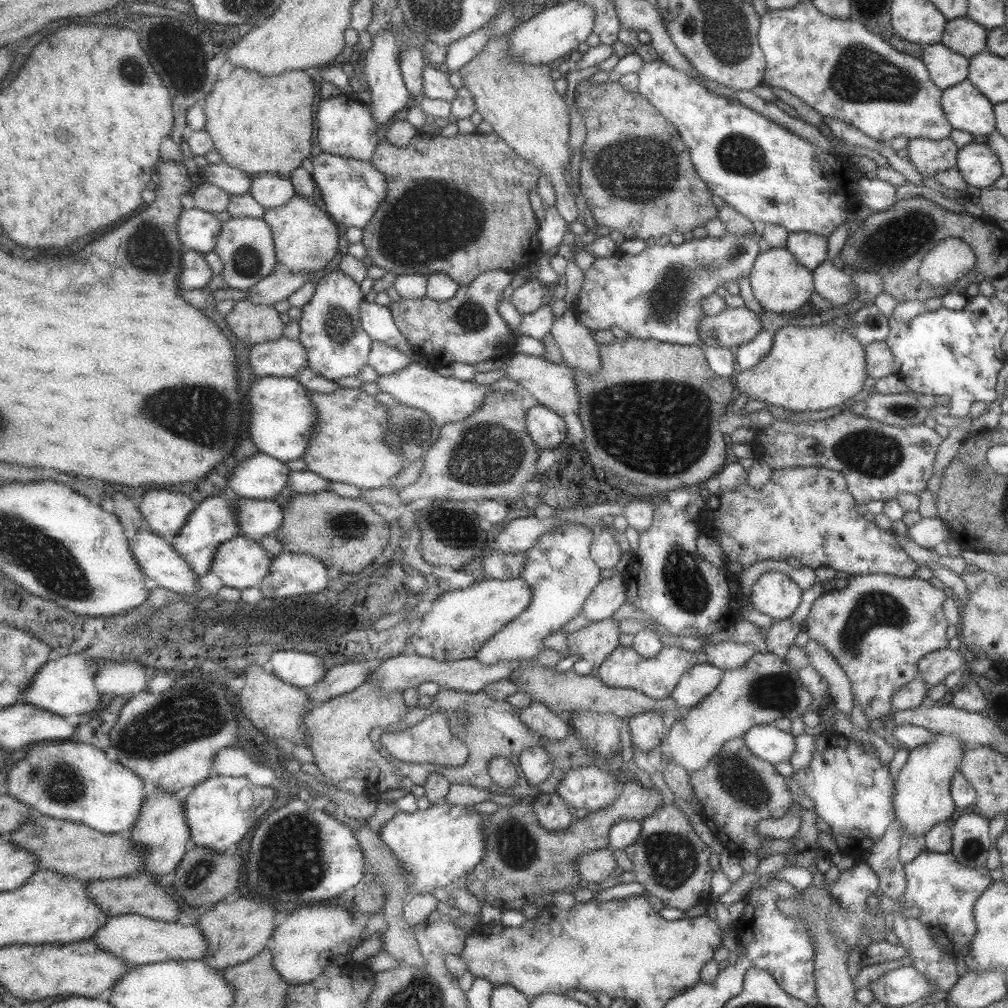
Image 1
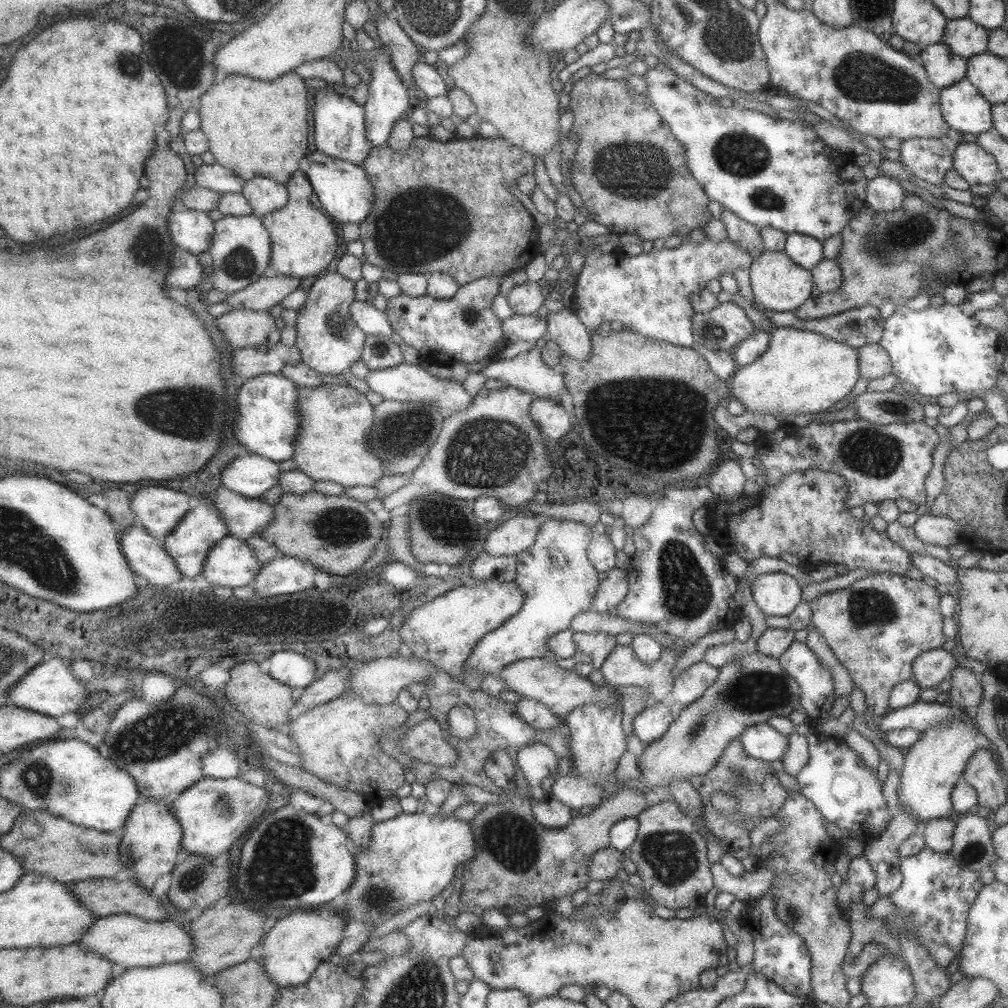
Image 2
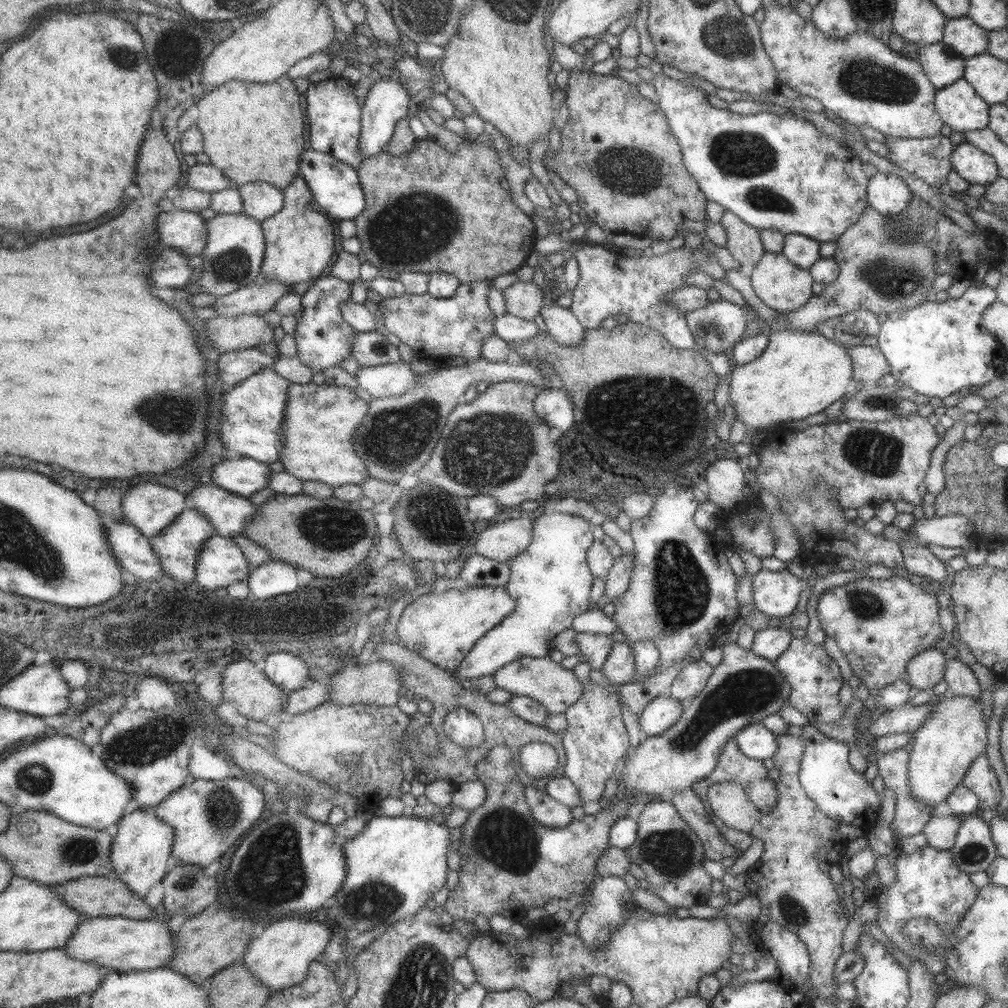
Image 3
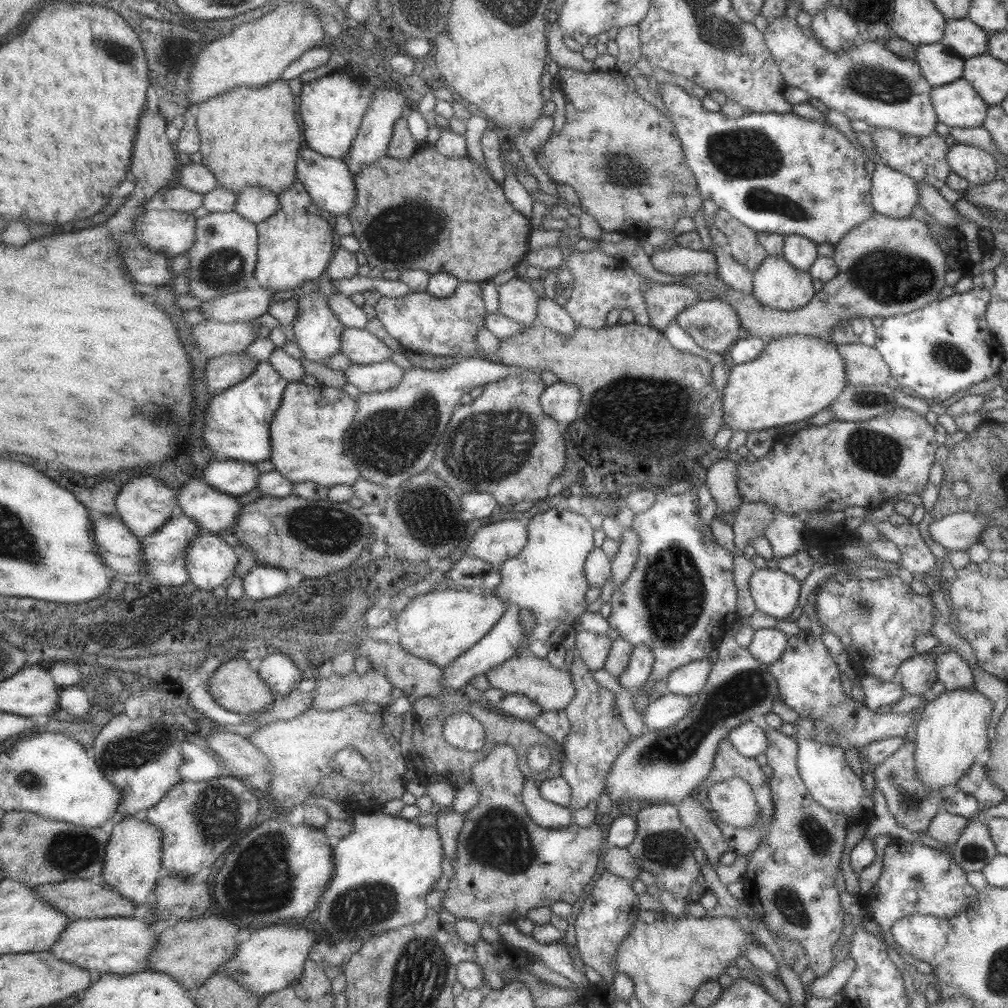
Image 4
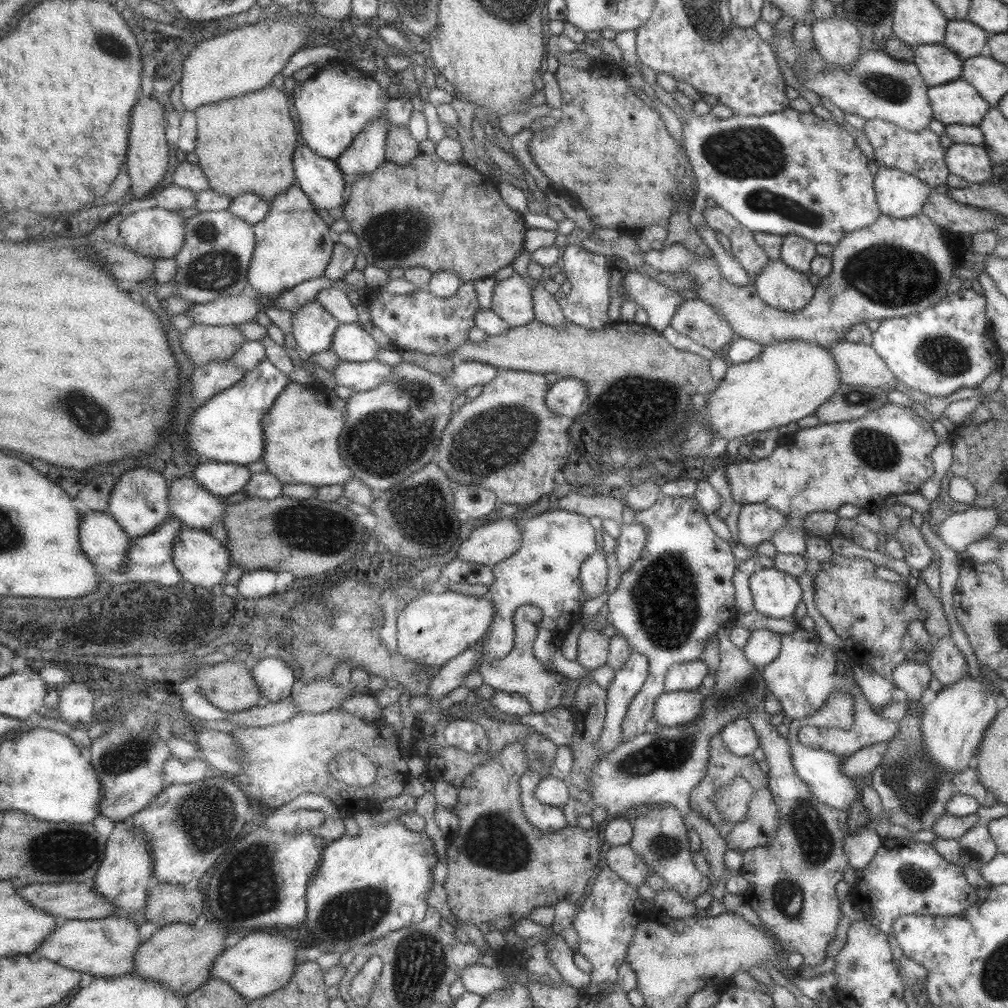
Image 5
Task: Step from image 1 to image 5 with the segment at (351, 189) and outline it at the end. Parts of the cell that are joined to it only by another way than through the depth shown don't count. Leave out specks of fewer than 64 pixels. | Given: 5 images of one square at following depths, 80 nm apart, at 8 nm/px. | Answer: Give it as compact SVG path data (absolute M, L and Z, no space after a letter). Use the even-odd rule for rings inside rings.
M295 145L291 153L295 184L315 209L335 208L342 203L344 180L334 160L315 154L308 146Z

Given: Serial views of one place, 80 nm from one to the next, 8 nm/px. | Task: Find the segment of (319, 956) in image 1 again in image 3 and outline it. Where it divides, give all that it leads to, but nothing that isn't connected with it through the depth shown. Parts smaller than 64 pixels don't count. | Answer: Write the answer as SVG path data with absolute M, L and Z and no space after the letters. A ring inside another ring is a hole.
M320 916L317 918L313 918L313 920L285 918L285 920L269 924L257 938L249 940L243 956L234 960L230 965L242 964L257 982L271 992L300 983L307 974L307 965L311 961L315 961L317 955L324 952L332 938L337 937L333 926L327 925Z

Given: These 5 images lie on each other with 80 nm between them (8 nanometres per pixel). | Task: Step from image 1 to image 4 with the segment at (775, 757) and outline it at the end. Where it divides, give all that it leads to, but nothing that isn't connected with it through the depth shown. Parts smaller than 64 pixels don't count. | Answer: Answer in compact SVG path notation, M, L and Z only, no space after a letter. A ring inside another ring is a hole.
M751 721L739 723L736 727L729 729L725 738L739 754L747 758L754 758L760 753L764 754L767 746L765 733Z

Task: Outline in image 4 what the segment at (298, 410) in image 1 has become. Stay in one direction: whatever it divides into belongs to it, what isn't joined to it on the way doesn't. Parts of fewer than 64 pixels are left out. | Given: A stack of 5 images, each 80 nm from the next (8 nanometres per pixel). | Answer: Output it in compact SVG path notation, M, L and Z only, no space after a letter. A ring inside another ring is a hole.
M267 361L256 364L254 371L242 382L218 392L210 398L209 406L203 410L202 437L213 458L230 459L256 464L269 460L271 444L269 422L279 408L282 393L288 380L285 380Z

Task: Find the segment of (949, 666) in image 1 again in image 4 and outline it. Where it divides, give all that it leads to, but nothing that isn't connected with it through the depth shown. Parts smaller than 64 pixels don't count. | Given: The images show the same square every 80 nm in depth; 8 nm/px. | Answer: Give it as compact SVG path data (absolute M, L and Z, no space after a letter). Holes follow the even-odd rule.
M917 653L899 664L897 676L905 692L913 696L928 695L931 685L937 681L934 658L934 655Z

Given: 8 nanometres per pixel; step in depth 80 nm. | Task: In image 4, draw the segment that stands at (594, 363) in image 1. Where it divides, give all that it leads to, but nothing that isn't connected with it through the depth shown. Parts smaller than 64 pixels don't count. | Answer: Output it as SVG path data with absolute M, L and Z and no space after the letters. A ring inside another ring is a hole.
M548 296L539 297L536 307L536 322L563 337L569 336L577 327L564 307L549 299Z

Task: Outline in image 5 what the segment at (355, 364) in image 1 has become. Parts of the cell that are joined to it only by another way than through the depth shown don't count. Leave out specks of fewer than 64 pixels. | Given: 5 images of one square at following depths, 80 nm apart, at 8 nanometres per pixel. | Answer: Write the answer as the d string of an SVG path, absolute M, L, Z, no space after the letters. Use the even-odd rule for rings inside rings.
M316 300L293 311L290 319L297 349L309 355L330 350L332 334L339 322Z

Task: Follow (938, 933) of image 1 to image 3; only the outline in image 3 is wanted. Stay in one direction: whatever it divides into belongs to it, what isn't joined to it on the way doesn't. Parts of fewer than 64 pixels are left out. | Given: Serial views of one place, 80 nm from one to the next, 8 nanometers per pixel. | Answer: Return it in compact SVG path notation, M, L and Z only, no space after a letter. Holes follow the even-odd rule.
M924 845L910 854L903 853L895 846L893 867L895 880L887 888L876 888L870 900L877 907L876 924L883 934L889 938L890 944L899 949L910 960L918 960L928 972L941 973L944 969L943 950L933 951L933 954L923 951L911 941L903 939L901 928L906 920L911 918L927 918L934 920L943 938L951 938L957 928L960 918L971 907L977 897L978 889L972 875L959 870L954 858L948 850L937 850Z

